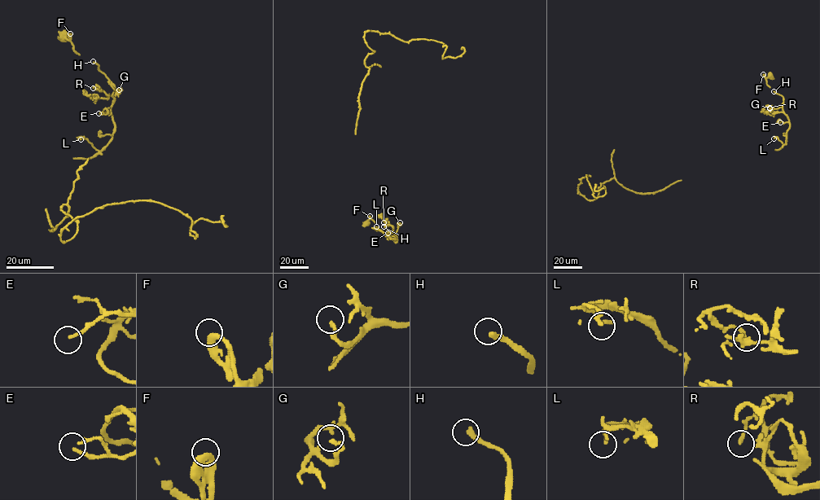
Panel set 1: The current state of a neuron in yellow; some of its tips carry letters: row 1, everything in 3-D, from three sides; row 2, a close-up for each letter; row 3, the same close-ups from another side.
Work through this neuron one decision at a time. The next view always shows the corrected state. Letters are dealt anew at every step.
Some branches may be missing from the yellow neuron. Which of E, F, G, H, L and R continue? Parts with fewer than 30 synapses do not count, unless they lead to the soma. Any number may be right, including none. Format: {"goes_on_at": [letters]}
{"goes_on_at": []}

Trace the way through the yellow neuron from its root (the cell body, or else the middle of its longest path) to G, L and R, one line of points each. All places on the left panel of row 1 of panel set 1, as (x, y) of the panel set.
G: (64, 34), (73, 50), (46, 208), (72, 159), (92, 158), (111, 139), (111, 86), (119, 89)
L: (64, 34), (73, 50), (46, 208), (72, 159), (92, 158), (98, 151), (81, 139)
R: (64, 34), (73, 50), (46, 208), (72, 159), (93, 157), (111, 137), (114, 98), (96, 84), (93, 88)

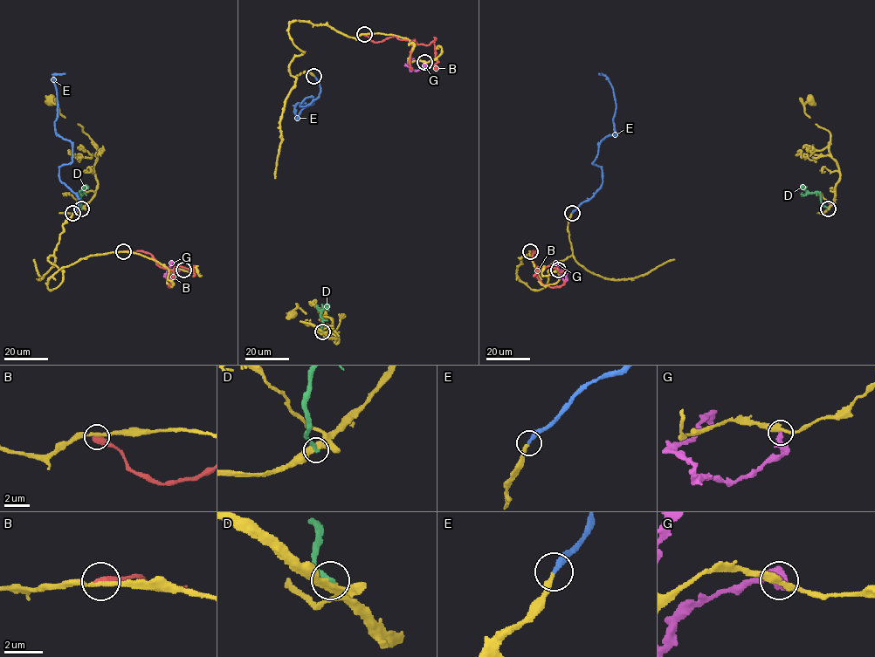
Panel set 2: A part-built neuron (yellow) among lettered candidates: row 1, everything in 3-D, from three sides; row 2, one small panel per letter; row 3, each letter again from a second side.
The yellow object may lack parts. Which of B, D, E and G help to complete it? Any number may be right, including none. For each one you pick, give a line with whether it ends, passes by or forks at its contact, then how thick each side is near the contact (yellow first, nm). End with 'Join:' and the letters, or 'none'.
E: it ends; calibres 240 and 280 nm
Join: E

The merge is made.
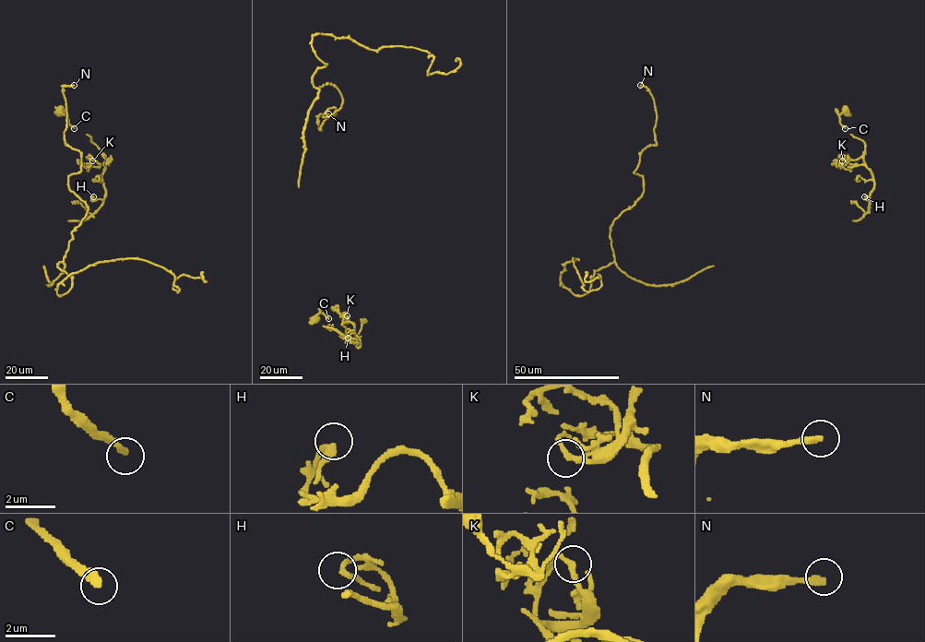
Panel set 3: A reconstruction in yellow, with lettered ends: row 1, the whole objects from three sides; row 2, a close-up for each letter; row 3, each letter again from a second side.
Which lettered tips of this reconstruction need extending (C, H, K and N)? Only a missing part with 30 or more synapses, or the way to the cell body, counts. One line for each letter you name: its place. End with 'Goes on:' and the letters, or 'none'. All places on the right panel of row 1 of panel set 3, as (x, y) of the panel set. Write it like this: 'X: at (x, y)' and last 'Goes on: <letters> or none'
N: at (640, 85)
Goes on: N

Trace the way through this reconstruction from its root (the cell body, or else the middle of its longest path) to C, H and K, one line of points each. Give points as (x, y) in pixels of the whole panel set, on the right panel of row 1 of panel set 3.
C: (845, 110), (839, 115), (840, 123), (845, 128)
H: (845, 110), (657, 115), (634, 171), (642, 195), (610, 228), (615, 264), (677, 284), (859, 220), (864, 196)
K: (845, 110), (657, 115), (615, 264), (677, 284), (859, 220), (872, 173), (842, 160)

